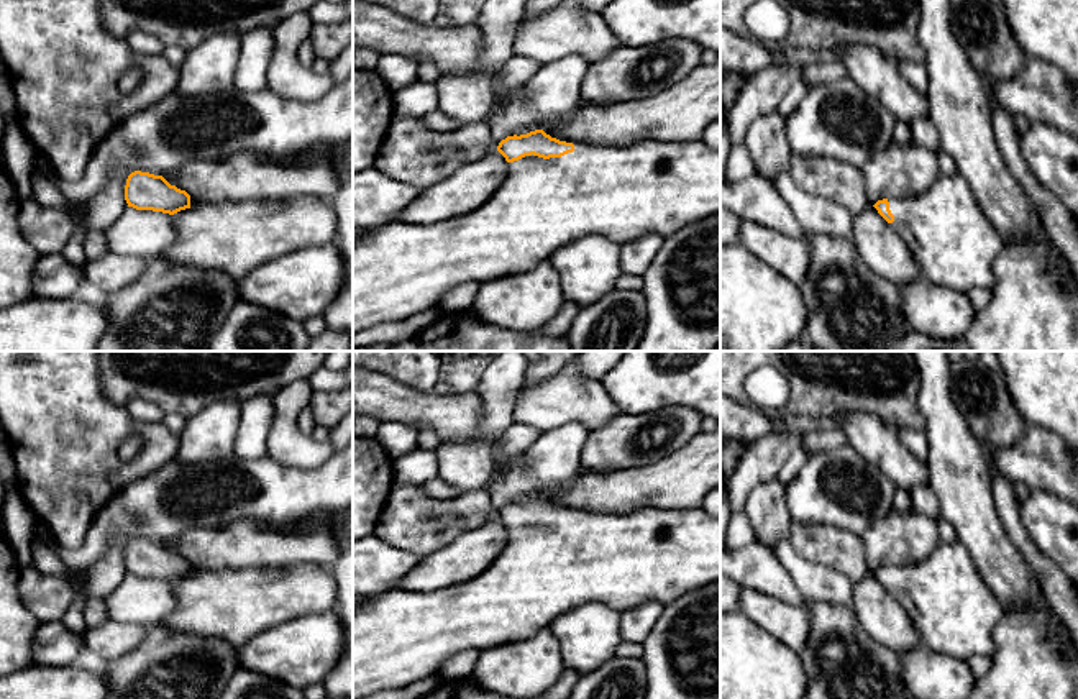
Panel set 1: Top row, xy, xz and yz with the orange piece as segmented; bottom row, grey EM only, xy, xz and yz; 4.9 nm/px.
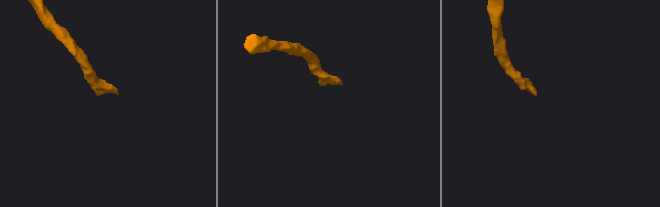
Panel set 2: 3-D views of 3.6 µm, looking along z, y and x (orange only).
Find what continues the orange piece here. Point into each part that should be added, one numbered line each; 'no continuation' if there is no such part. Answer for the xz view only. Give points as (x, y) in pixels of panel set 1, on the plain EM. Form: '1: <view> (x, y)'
1: xz (399, 637)

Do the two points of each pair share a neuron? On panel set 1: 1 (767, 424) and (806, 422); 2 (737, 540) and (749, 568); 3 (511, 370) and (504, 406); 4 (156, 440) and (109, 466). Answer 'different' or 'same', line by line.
1: same
2: different
3: same
4: same

